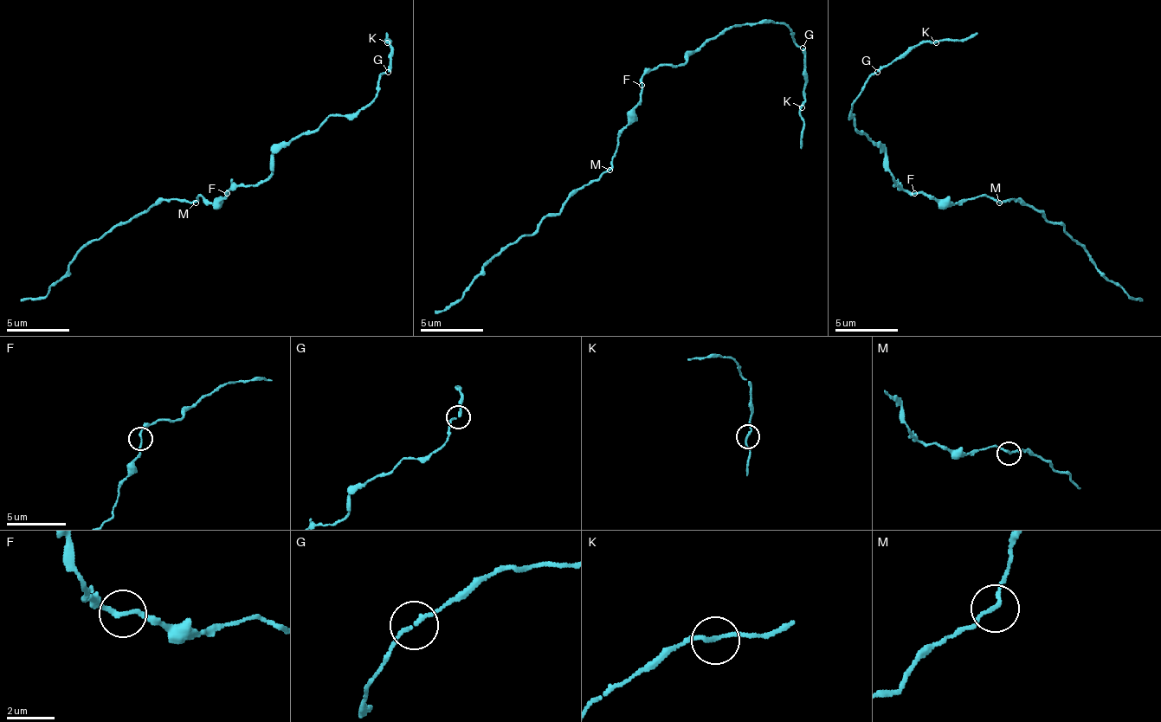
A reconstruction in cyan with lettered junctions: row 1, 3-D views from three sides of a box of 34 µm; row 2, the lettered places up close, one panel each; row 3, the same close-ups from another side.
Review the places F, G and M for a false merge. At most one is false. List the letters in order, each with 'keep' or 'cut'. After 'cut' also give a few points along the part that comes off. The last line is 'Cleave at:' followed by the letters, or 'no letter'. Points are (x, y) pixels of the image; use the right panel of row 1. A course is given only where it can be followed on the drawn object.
F: keep
G: keep
M: keep
Cleave at: no letter

